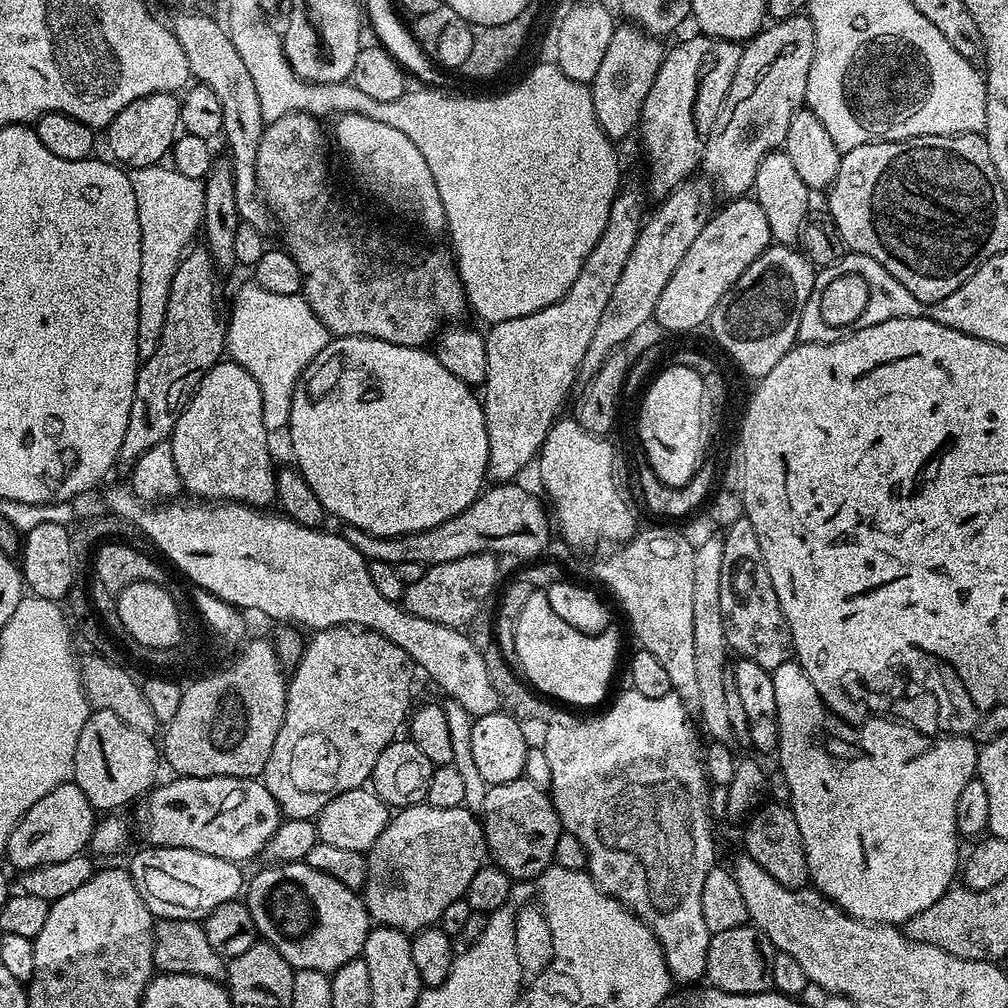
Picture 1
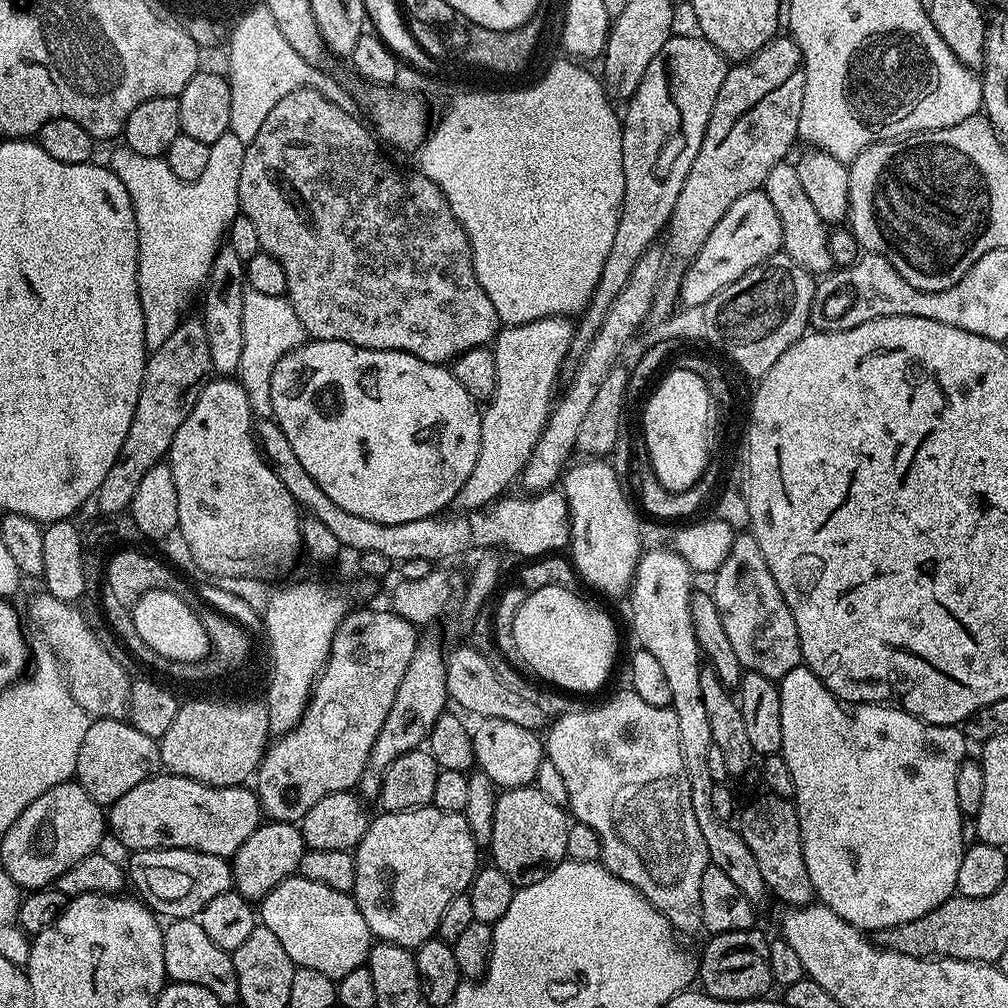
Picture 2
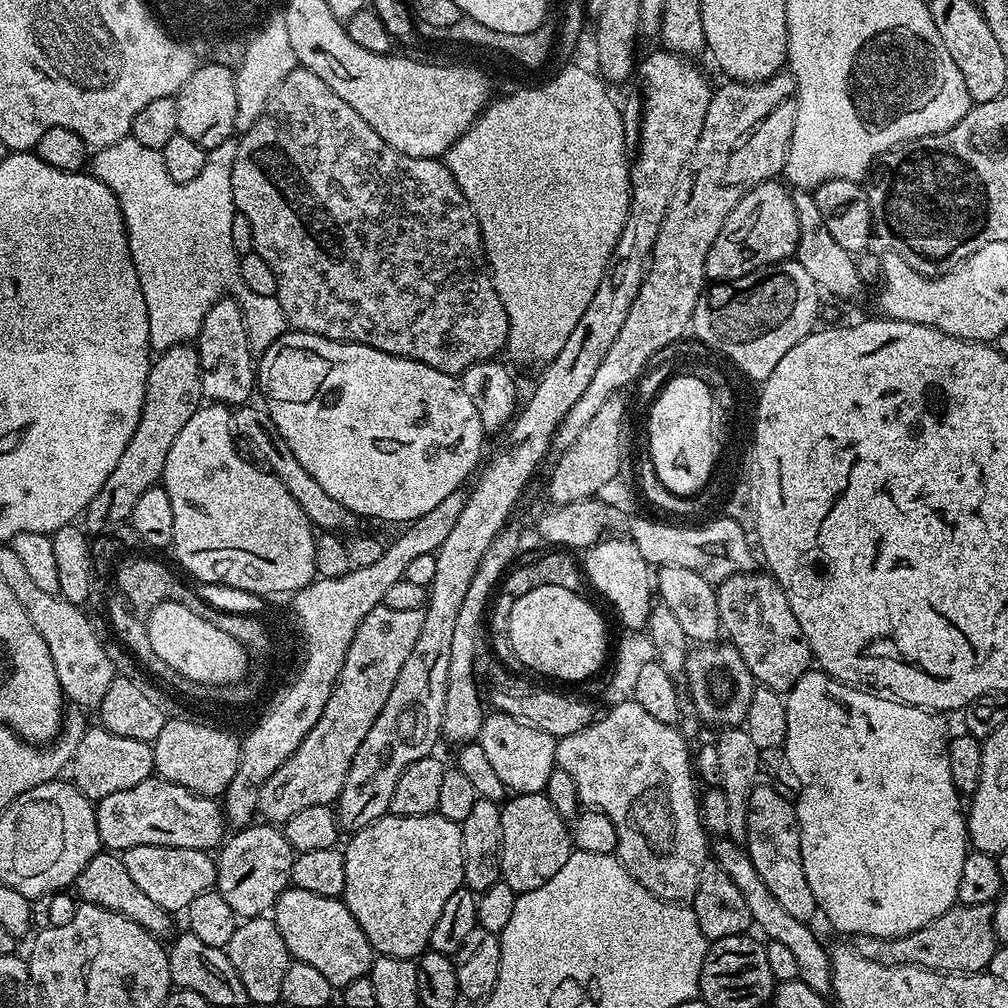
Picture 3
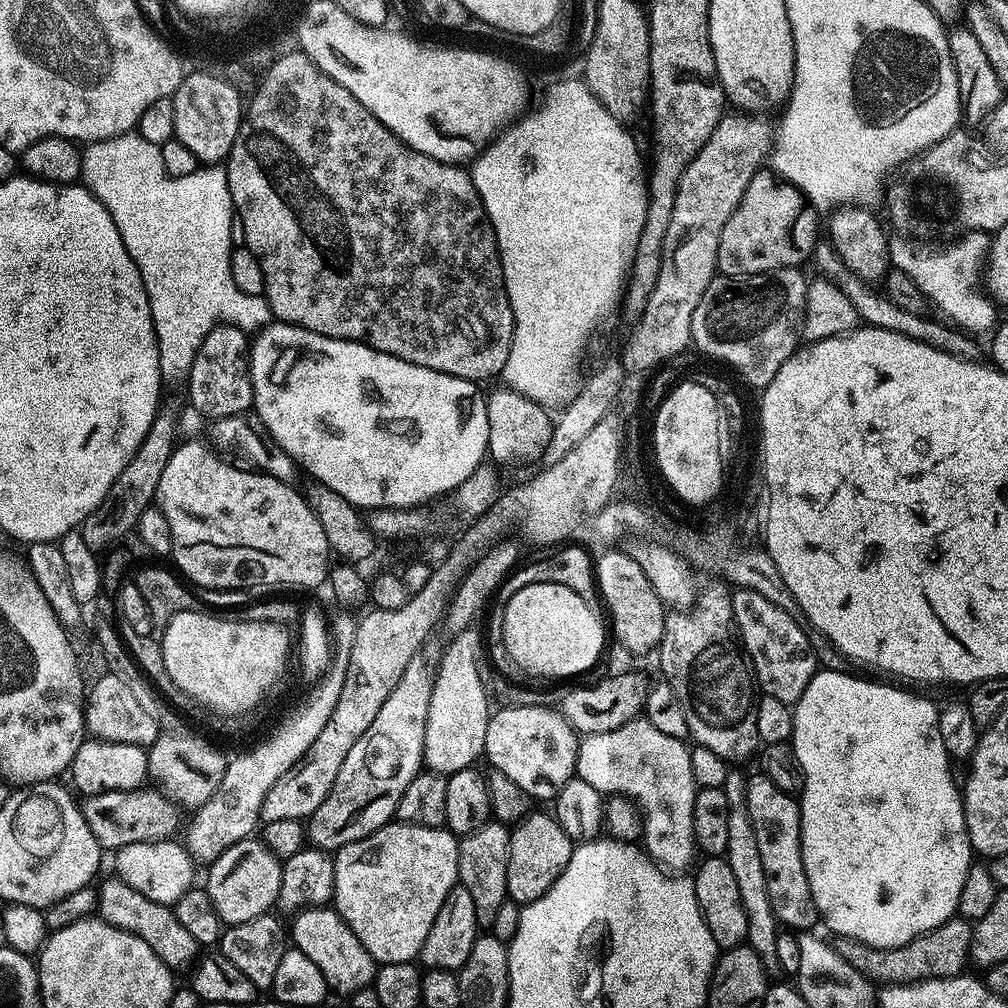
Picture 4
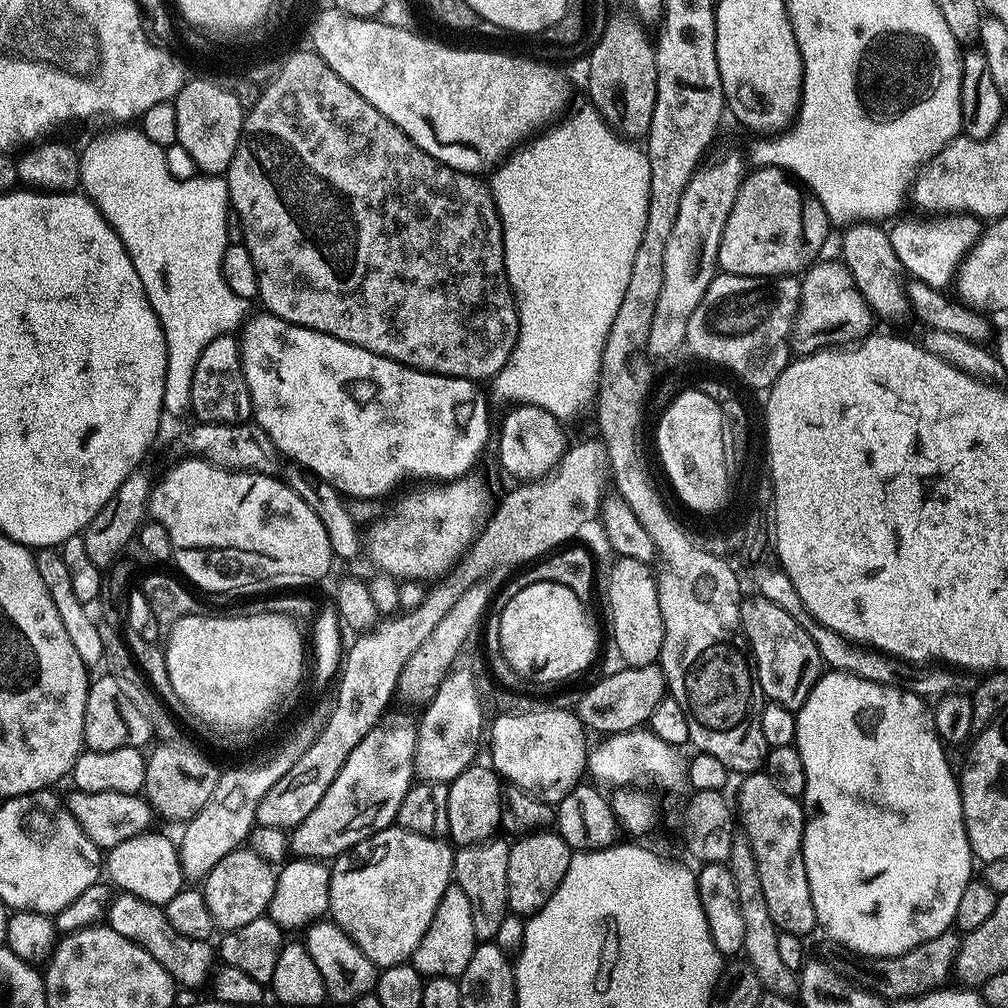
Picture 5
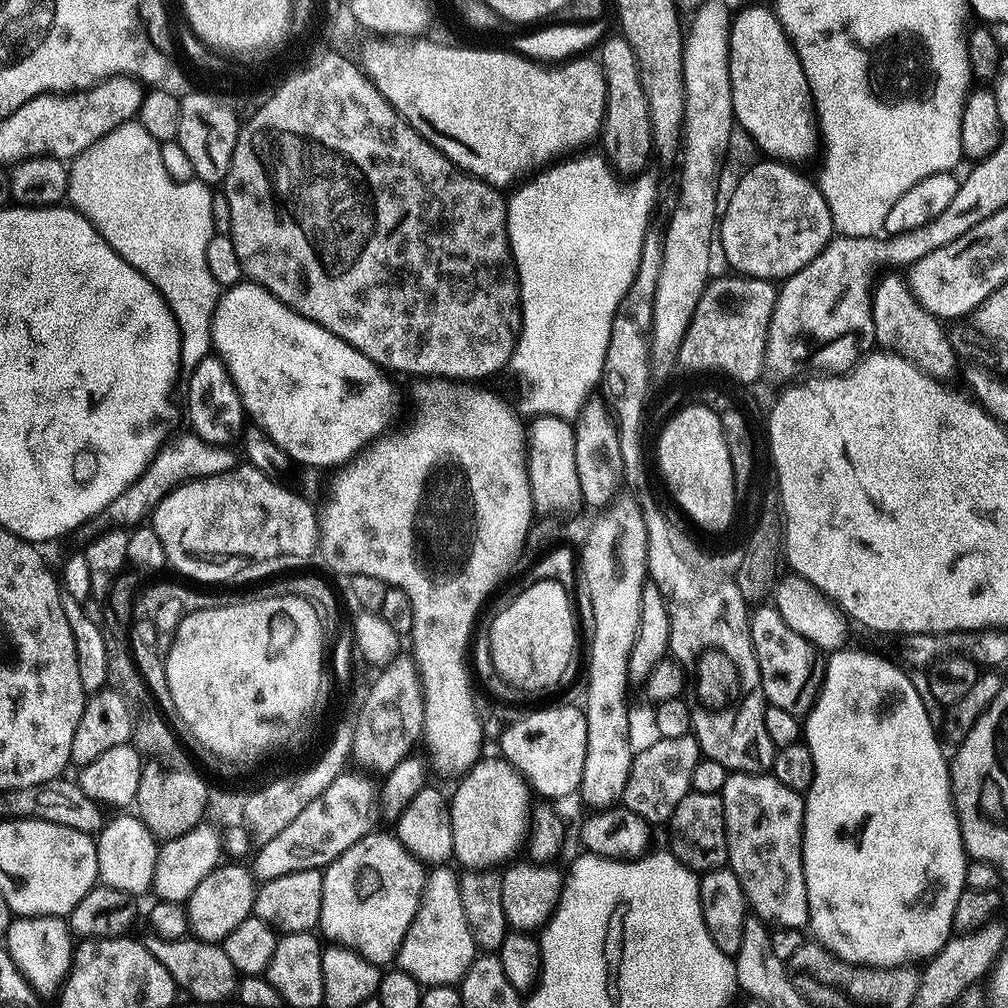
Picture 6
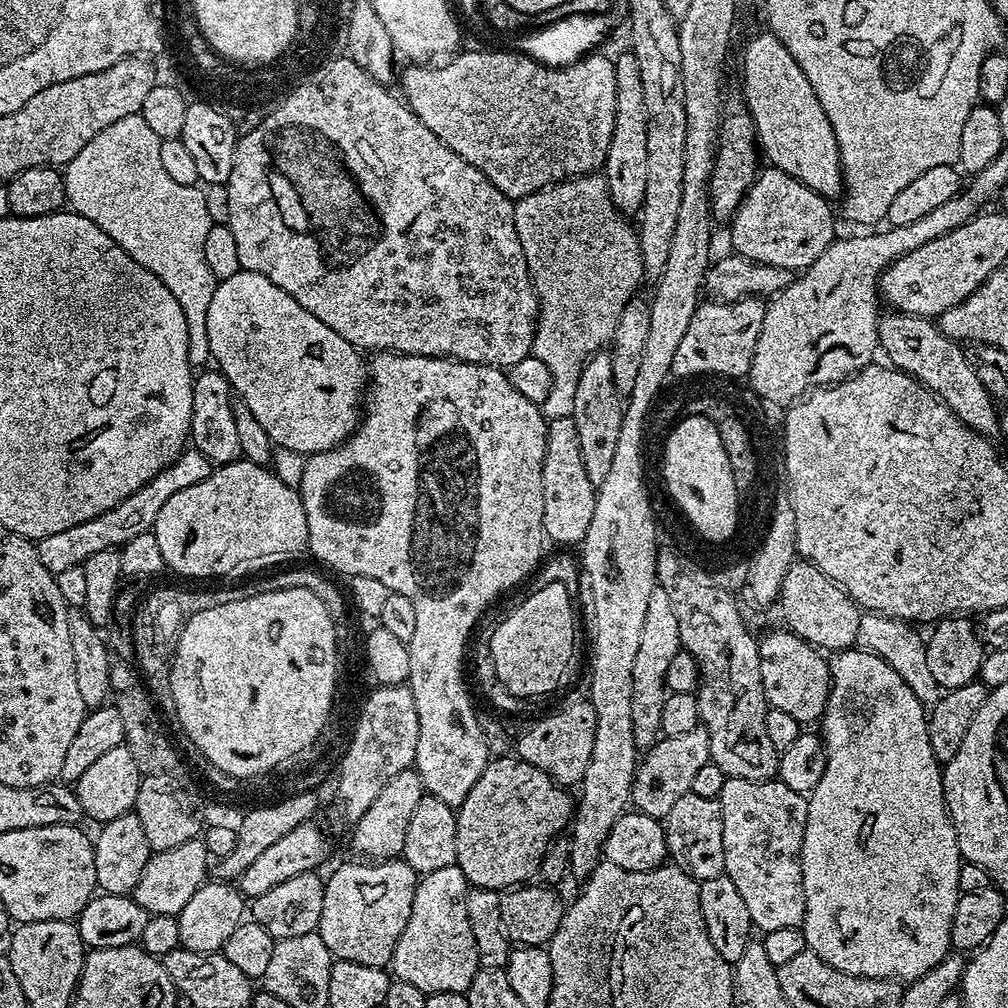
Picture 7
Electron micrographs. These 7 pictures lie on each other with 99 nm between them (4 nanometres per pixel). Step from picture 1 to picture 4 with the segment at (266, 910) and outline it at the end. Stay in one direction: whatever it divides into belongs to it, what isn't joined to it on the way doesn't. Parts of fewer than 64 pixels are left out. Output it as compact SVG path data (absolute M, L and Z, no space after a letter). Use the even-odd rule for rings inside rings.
M308 906L303 910L297 911L290 924L291 943L318 970L322 970L322 978L326 978L329 989L333 993L344 992L351 994L354 990L371 985L376 978L376 969L378 967L375 960L358 942L358 934L350 930L350 926L337 914L335 907L332 906Z

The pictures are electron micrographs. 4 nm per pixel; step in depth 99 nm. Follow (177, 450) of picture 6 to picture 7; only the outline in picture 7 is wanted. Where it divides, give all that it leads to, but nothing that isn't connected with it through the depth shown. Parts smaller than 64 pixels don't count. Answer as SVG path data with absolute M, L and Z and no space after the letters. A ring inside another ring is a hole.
M185 447L179 458L170 466L166 466L146 486L142 486L130 498L118 502L110 510L106 510L98 518L90 518L78 526L70 526L70 530L62 530L58 534L50 534L42 538L37 544L38 558L42 558L42 566L52 573L62 570L79 568L90 558L90 554L98 554L98 550L121 549L130 538L138 538L138 534L146 534L156 527L158 510L166 506L170 494L178 494L178 490L186 490L186 486L194 486L202 478L212 473L214 465L198 449Z

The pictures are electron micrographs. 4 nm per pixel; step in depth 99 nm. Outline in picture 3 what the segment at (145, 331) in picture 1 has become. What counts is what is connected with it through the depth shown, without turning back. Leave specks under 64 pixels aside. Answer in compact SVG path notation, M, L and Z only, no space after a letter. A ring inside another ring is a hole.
M131 138L99 149L91 157L91 171L111 190L114 198L118 198L118 206L124 215L128 249L142 286L142 298L146 298L153 353L159 354L179 344L195 341L210 306L225 299L227 292L224 291L228 283L230 288L237 275L238 253L232 241L232 223L238 214L236 203L232 201L234 158L238 158L237 141L222 142L209 151L206 166L202 166L202 174L198 174L194 182L179 184L166 174L166 162L162 162L159 148L142 146L142 142Z

